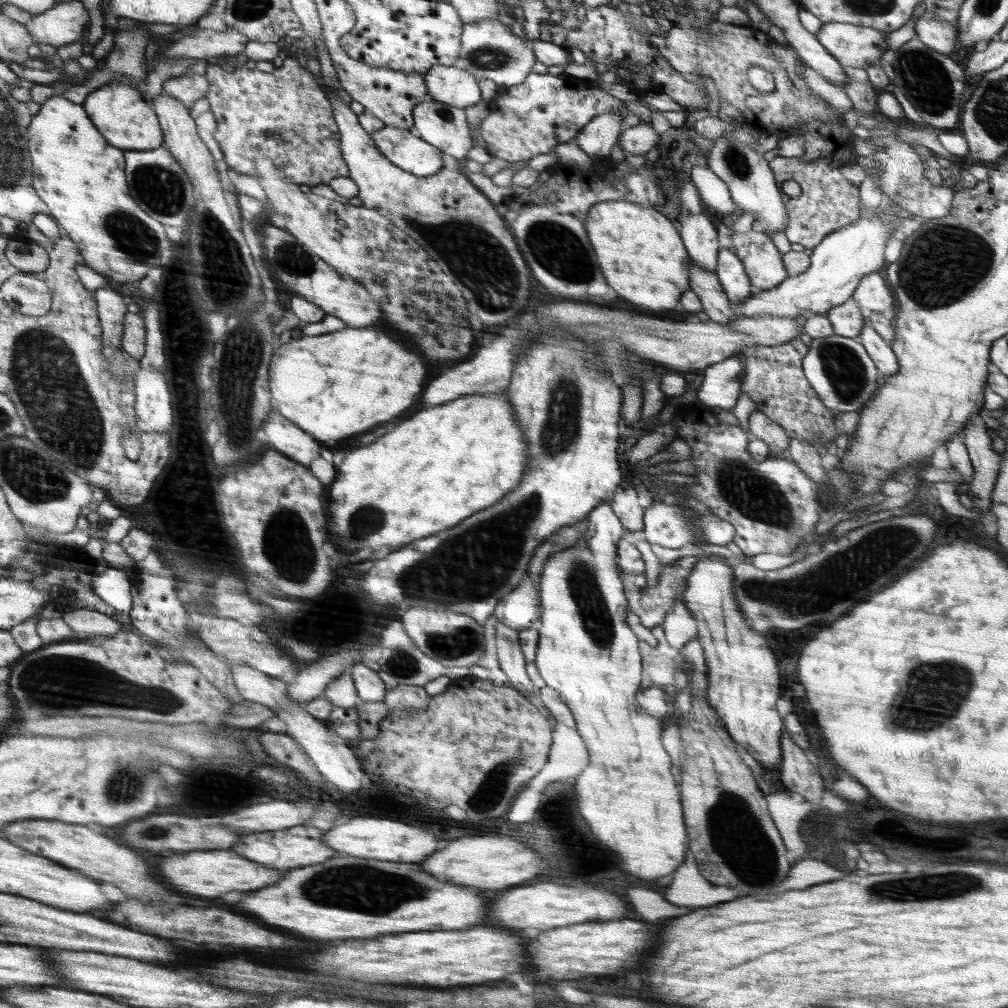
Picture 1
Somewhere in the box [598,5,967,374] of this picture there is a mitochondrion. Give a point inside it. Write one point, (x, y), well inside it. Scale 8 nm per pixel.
(921, 74)

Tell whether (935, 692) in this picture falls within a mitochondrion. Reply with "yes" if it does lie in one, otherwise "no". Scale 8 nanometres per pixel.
yes

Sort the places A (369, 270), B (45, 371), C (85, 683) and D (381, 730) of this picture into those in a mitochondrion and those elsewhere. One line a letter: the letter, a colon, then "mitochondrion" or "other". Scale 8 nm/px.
A: other
B: mitochondrion
C: mitochondrion
D: other

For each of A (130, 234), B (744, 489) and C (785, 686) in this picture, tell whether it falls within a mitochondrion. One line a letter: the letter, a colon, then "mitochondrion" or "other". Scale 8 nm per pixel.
A: mitochondrion
B: mitochondrion
C: other

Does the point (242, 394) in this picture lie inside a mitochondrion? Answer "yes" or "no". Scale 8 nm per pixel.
yes

